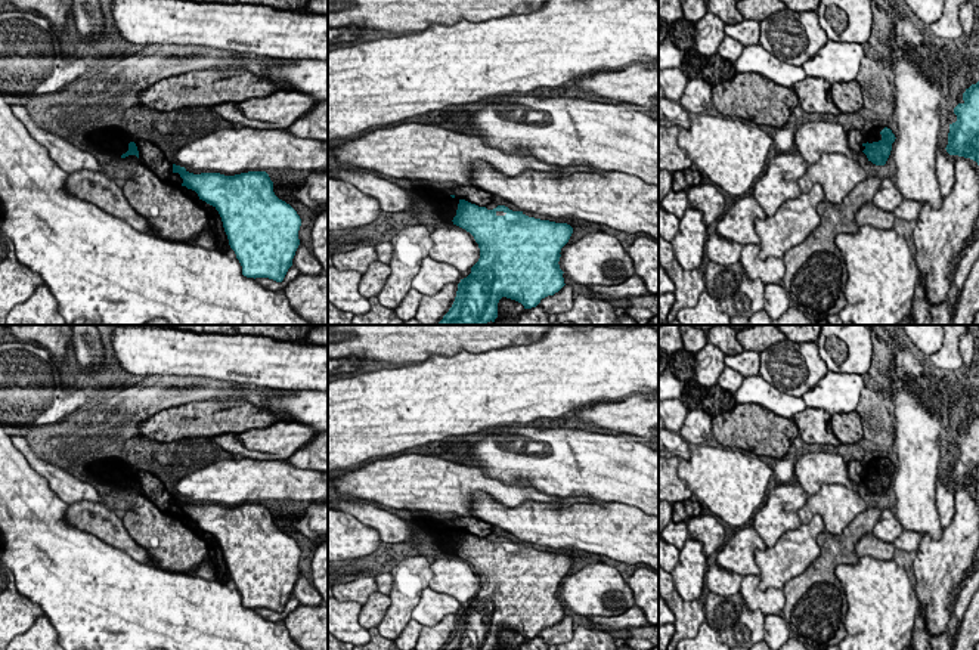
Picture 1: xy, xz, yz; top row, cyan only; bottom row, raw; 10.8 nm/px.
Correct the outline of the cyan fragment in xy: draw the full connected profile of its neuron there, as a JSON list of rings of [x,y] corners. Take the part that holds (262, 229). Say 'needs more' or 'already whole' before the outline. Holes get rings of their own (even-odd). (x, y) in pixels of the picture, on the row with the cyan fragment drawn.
already whole | [[[173,164],[173,173],[219,211],[244,276],[284,281],[300,245],[301,219],[275,195],[266,171],[193,174]]]

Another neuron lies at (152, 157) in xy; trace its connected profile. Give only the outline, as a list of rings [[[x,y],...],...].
[[[137,139],[134,143],[139,151],[139,160],[148,170],[155,173],[164,183],[176,186],[183,183],[180,174],[173,171],[173,164],[157,145],[143,139]]]

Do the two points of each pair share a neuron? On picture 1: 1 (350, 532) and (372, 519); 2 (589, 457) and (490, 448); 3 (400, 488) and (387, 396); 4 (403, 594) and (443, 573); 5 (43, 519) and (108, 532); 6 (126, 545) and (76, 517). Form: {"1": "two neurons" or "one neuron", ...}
{"1": "two neurons", "2": "one neuron", "3": "two neurons", "4": "two neurons", "5": "two neurons", "6": "one neuron"}

